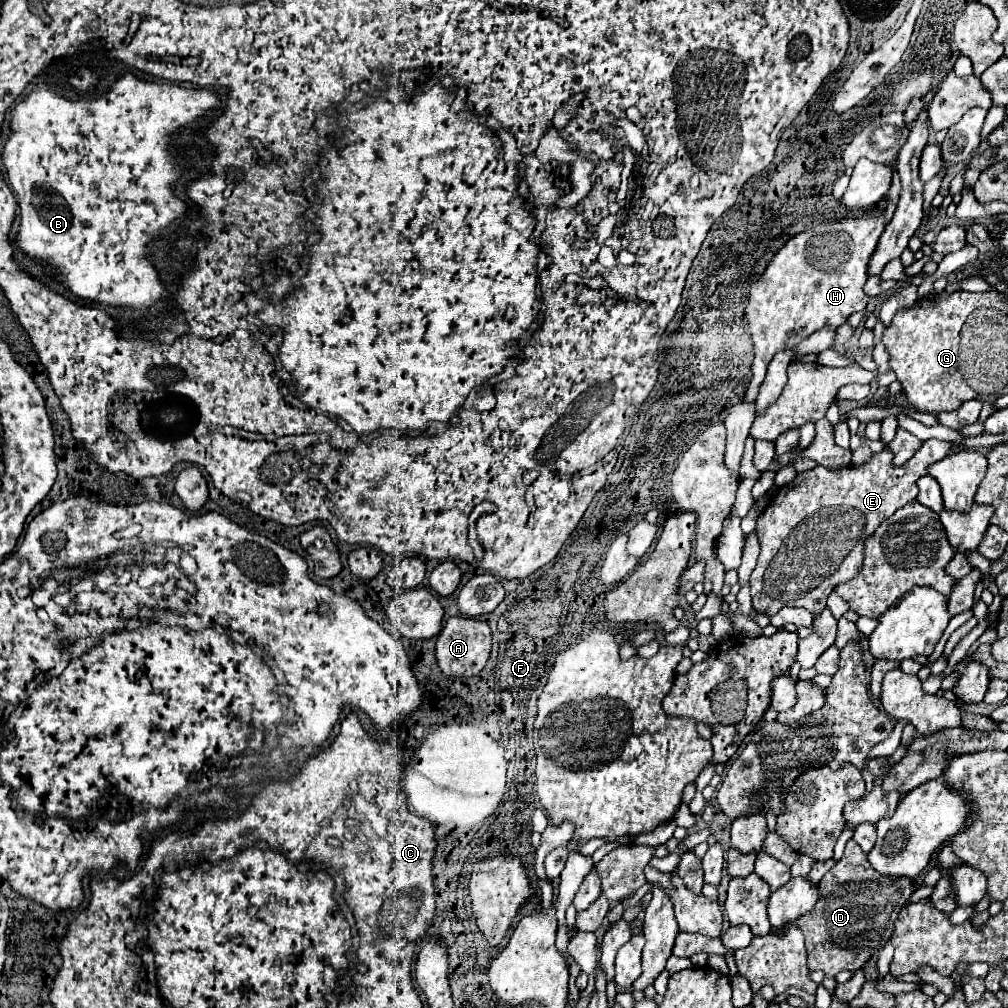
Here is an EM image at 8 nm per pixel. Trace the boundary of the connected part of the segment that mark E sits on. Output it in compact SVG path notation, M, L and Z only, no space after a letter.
M932 438L922 442L920 450L906 464L894 466L892 464L894 454L892 450L888 450L888 446L884 446L882 452L872 454L872 458L862 466L844 466L836 470L816 466L812 470L798 474L792 482L784 484L774 496L774 500L766 506L766 510L758 516L756 524L762 550L758 556L758 564L750 576L754 610L774 616L782 606L804 606L814 616L818 616L826 608L826 598L832 592L832 588L860 574L866 538L874 534L874 530L898 508L914 502L918 494L916 480L926 474L928 464L958 452L960 448L962 444Z

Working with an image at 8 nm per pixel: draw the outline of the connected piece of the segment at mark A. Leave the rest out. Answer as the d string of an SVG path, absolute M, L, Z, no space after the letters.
M452 616L446 620L444 628L436 638L436 660L440 670L450 678L476 676L484 668L490 656L490 648L492 648L492 632L486 622L464 616Z

